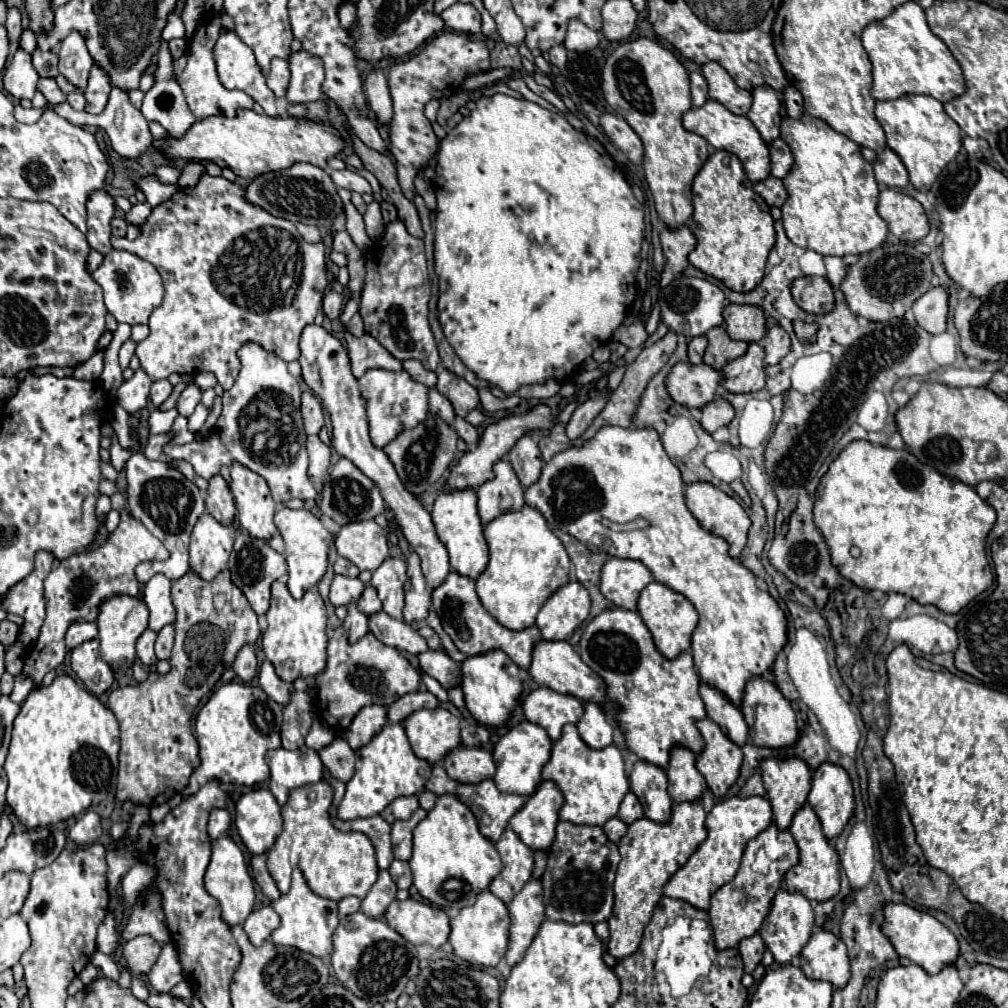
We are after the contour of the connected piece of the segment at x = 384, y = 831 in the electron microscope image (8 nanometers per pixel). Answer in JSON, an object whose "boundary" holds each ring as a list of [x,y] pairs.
{"boundary":[[[335,815],[331,817],[331,823],[339,829],[339,831],[361,831],[365,835],[369,835],[375,853],[383,859],[377,859],[379,869],[389,869],[391,861],[393,861],[393,851],[391,851],[391,825],[381,817],[381,815],[373,815],[369,821],[339,821]]]}

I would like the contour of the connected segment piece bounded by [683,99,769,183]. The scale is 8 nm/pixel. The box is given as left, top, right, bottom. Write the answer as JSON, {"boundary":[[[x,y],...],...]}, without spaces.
{"boundary":[[[709,99],[705,105],[693,107],[683,115],[683,127],[685,127],[685,131],[697,133],[703,139],[707,139],[707,143],[711,143],[715,149],[735,153],[741,159],[741,163],[745,167],[745,173],[753,183],[763,181],[763,179],[769,177],[769,149],[767,149],[767,143],[761,139],[759,131],[755,129],[755,125],[747,117],[735,115],[725,105]]]}

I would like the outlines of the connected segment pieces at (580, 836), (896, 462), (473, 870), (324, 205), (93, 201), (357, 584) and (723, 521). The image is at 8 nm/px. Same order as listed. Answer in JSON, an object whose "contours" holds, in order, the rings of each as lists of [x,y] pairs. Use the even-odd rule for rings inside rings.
{"contours":[[[[559,821],[555,843],[547,851],[547,869],[541,877],[547,919],[571,925],[607,921],[613,911],[613,879],[619,859],[617,845],[609,841],[601,827]]],[[[853,441],[849,443],[839,455],[837,459],[829,465],[827,473],[823,475],[817,491],[815,491],[815,525],[821,529],[823,537],[825,537],[825,543],[829,547],[829,553],[831,553],[831,563],[837,567],[837,571],[851,583],[855,583],[857,587],[861,589],[867,589],[867,591],[883,591],[883,593],[903,593],[903,595],[909,595],[911,599],[915,599],[917,603],[921,605],[935,605],[939,611],[943,613],[959,613],[971,599],[975,599],[977,595],[981,595],[987,587],[991,587],[993,583],[993,575],[989,571],[989,575],[985,575],[985,569],[989,565],[987,561],[987,555],[985,555],[985,537],[987,533],[991,531],[991,527],[995,525],[995,509],[983,501],[975,489],[971,485],[965,485],[961,481],[955,479],[955,483],[937,473],[933,467],[929,465],[923,465],[915,459],[915,455],[911,455],[907,449],[889,449],[889,447],[883,447],[883,445],[873,445],[869,441]],[[857,545],[861,549],[861,557],[855,559],[849,555],[849,549]]],[[[455,795],[437,797],[435,807],[415,827],[409,865],[413,869],[413,885],[421,897],[445,911],[473,905],[479,891],[487,889],[503,869],[495,845],[479,833],[475,815]]],[[[295,163],[291,165],[291,169],[269,171],[255,177],[245,187],[243,197],[247,199],[247,203],[255,203],[275,217],[315,227],[331,227],[333,219],[343,211],[343,201],[337,195],[337,187],[331,177],[323,169],[309,163]]],[[[99,189],[99,191],[93,191],[87,199],[87,241],[91,245],[91,249],[97,249],[99,253],[107,255],[113,247],[109,243],[109,237],[111,237],[111,219],[115,217],[115,199],[105,191],[105,189]]],[[[335,575],[331,583],[331,605],[347,605],[359,599],[359,595],[365,591],[365,585],[361,579],[351,579],[345,575]]],[[[691,483],[691,485],[687,485],[685,503],[687,503],[689,511],[693,513],[693,517],[699,521],[699,525],[705,531],[709,531],[709,533],[713,533],[717,537],[723,537],[727,541],[729,555],[733,559],[737,559],[741,555],[745,543],[747,543],[747,531],[751,527],[751,519],[743,511],[743,507],[735,499],[731,499],[729,495],[725,495],[723,491],[713,487],[711,483]]]]}

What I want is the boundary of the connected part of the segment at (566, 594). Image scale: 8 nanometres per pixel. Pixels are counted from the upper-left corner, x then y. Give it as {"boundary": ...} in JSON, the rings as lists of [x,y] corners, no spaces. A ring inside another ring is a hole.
{"boundary":[[[571,581],[555,591],[541,607],[537,627],[543,639],[569,639],[573,631],[589,617],[591,599],[579,581]]]}

